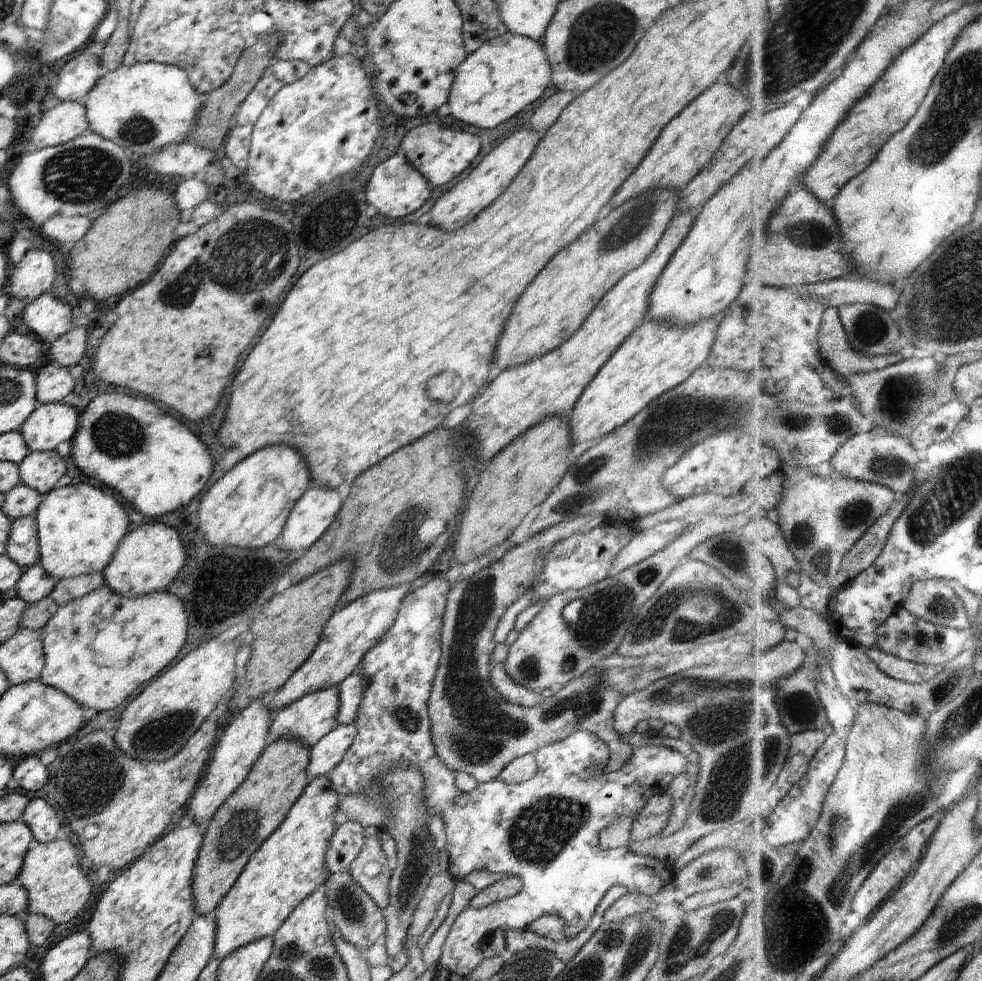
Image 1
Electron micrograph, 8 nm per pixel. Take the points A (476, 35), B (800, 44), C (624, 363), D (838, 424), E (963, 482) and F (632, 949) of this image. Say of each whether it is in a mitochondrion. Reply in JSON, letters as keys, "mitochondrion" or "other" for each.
{"A":"other","B":"mitochondrion","C":"other","D":"mitochondrion","E":"mitochondrion","F":"mitochondrion"}

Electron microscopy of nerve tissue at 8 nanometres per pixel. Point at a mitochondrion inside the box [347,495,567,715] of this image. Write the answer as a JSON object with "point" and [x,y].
{"point":[410,532]}

